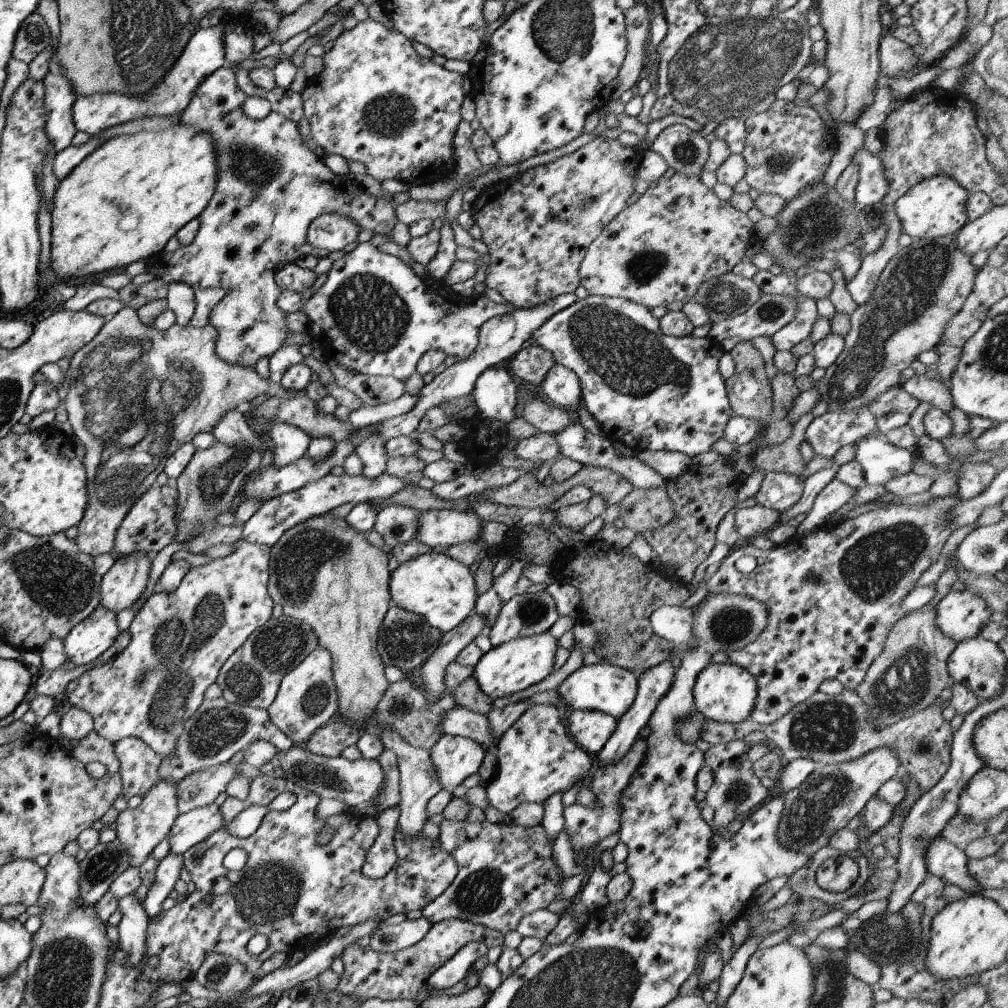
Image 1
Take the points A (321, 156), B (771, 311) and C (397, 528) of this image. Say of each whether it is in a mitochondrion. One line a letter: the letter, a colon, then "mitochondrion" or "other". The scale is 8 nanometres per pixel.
A: other
B: mitochondrion
C: mitochondrion

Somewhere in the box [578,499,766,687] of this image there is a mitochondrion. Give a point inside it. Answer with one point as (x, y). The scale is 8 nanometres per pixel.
(732, 624)

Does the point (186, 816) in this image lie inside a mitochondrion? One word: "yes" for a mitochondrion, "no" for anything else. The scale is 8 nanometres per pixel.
no

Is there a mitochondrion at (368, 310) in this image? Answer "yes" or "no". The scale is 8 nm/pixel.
yes

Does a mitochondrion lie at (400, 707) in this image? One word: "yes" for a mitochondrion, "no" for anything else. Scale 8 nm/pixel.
no

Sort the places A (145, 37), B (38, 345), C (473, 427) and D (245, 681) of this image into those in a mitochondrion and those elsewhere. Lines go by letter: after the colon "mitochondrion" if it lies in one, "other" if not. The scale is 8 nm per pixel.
A: mitochondrion
B: other
C: other
D: mitochondrion

